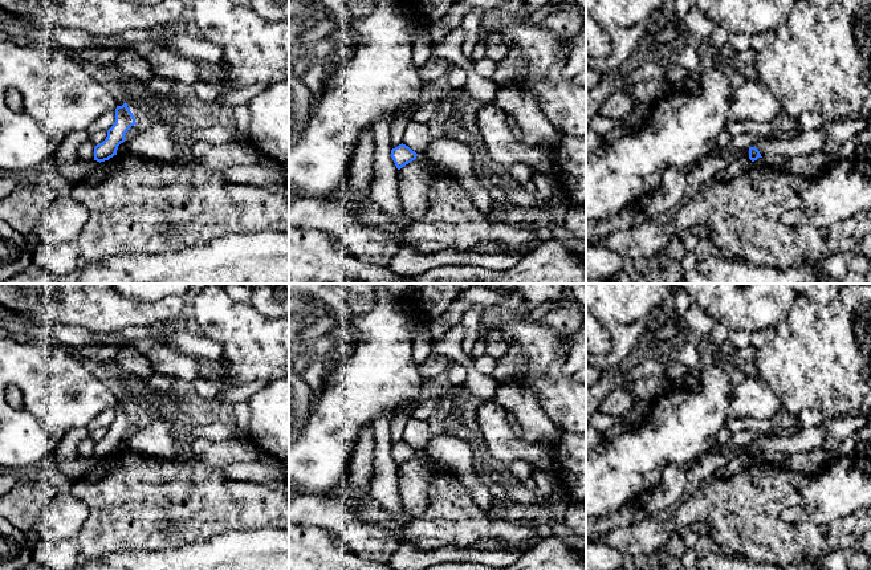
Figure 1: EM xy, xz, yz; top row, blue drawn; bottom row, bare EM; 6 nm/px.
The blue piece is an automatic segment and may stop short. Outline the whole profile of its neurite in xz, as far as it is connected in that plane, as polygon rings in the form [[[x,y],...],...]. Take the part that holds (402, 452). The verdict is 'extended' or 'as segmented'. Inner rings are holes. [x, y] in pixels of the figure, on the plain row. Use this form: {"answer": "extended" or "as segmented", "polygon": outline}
{"answer": "as segmented", "polygon": [[[399,441],[391,447],[391,455],[398,467],[415,457],[418,451],[406,441]]]}

